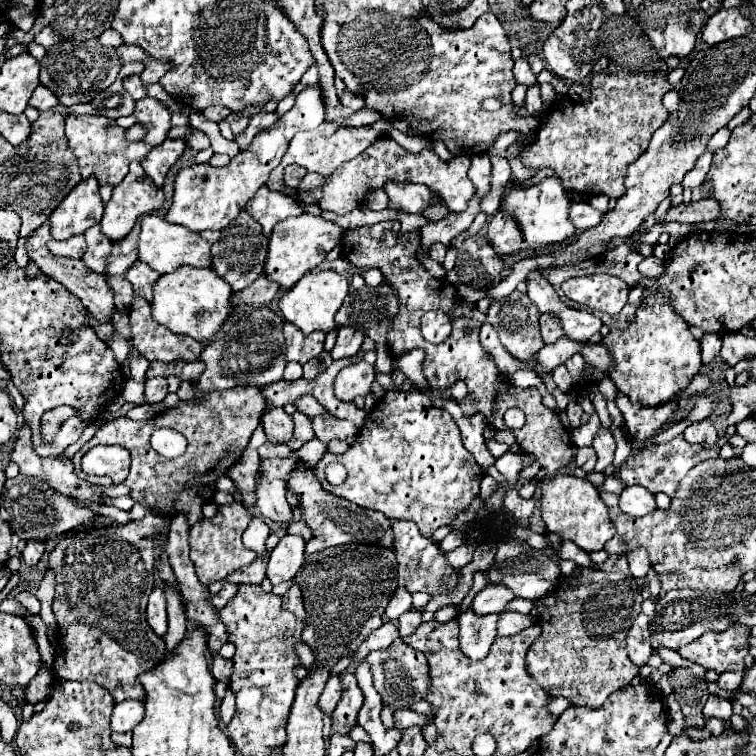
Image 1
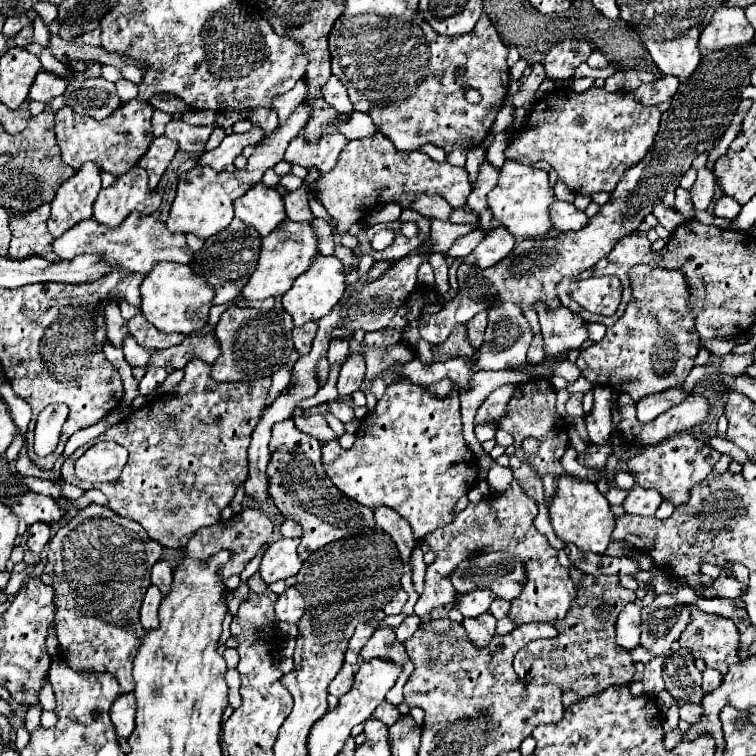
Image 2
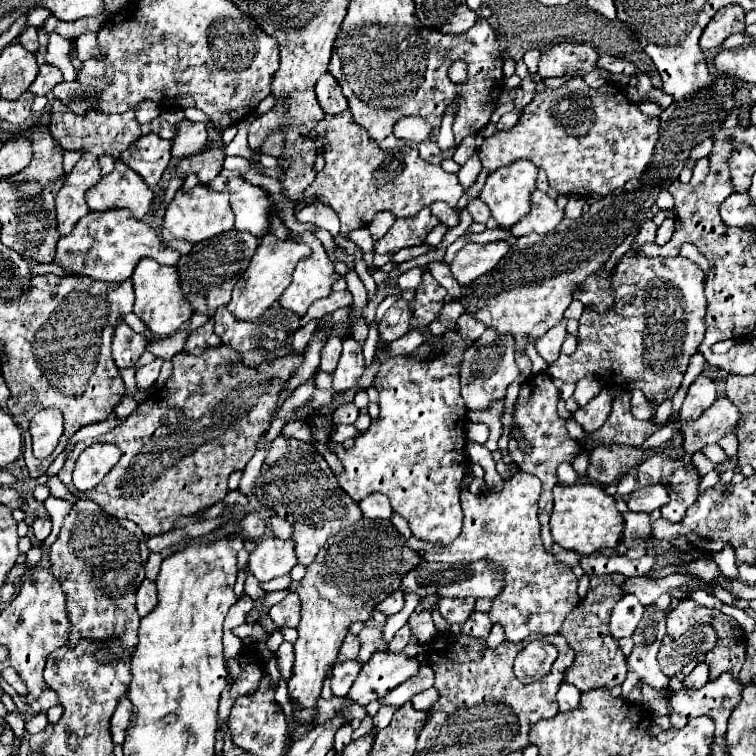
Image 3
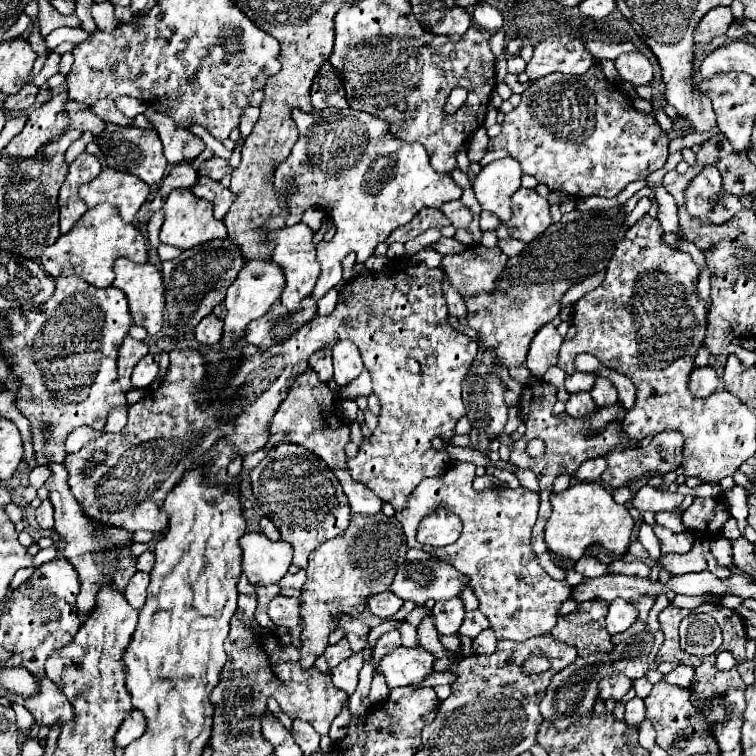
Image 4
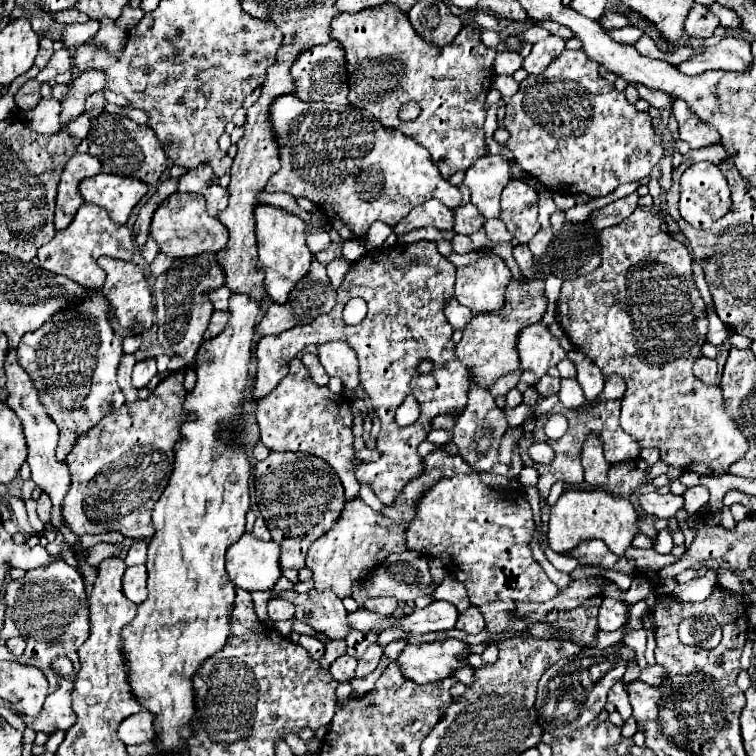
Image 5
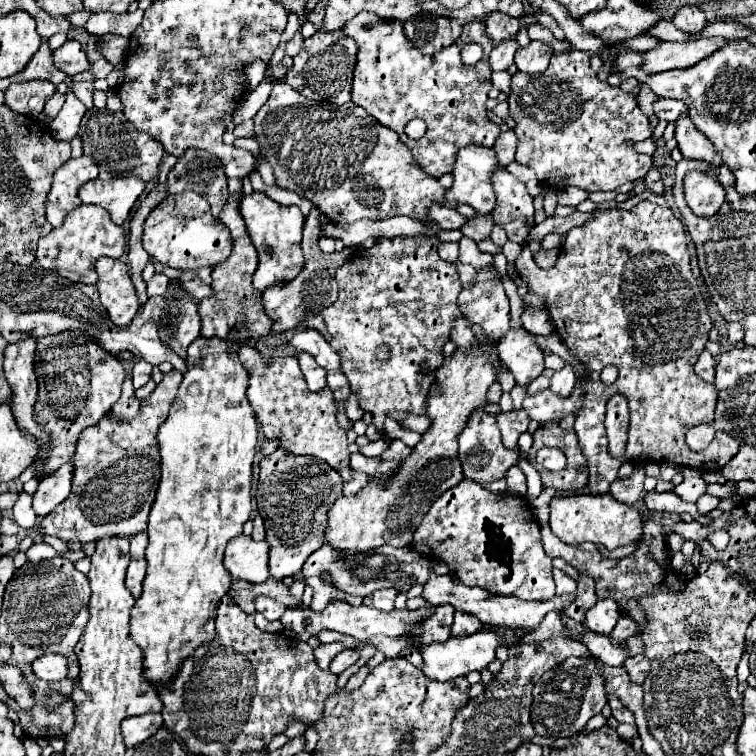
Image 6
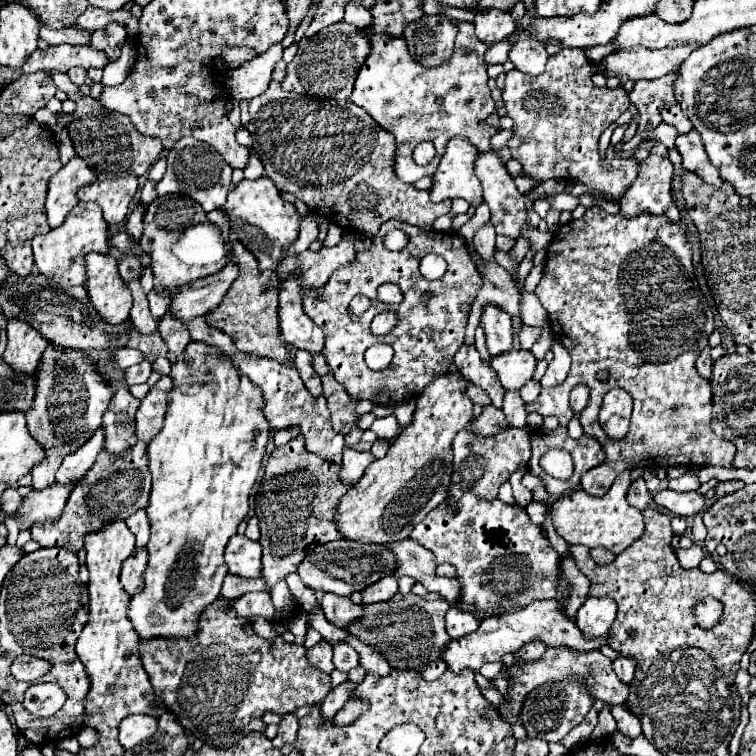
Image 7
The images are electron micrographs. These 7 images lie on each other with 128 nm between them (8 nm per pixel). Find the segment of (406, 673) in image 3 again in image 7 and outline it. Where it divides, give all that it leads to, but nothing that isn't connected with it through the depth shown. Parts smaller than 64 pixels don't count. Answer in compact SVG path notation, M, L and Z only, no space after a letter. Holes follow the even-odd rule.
M556 598L532 602L528 608L522 608L520 612L508 612L504 616L488 616L480 622L478 630L472 634L466 634L462 638L450 640L448 648L444 648L444 662L452 672L460 672L464 668L478 670L486 662L502 662L502 658L510 652L518 652L524 644L540 640L546 646L552 648L572 648L572 650L592 650L600 644L590 644L580 636L580 630L576 628L574 620L566 616L566 612L560 608L560 602Z

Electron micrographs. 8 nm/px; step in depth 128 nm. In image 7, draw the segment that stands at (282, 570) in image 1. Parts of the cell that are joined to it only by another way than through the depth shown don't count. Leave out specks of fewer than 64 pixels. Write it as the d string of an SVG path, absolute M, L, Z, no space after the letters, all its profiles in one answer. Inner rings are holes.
M236 534L228 542L224 558L226 558L230 574L242 576L242 578L258 578L260 576L260 554L262 554L262 548L258 542Z

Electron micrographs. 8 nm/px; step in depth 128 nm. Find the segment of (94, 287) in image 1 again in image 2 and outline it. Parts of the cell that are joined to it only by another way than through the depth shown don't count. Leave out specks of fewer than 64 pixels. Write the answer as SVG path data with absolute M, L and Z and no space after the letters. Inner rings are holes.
M42 204L28 212L8 210L10 214L10 248L8 254L16 260L24 260L30 256L42 256L50 262L58 262L60 258L52 252L52 238L46 228L46 220L50 216L50 204ZM110 304L106 312L106 326L108 326L108 340L112 342L114 348L124 346L124 338L128 336L128 326L126 320L120 316L118 304Z

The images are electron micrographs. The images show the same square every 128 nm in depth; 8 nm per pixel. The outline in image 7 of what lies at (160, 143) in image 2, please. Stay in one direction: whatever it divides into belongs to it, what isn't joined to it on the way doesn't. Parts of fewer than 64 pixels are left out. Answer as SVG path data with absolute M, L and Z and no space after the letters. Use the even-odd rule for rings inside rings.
M53 71L50 72L50 76L57 89L66 92L68 98L76 102L76 110L72 114L74 120L68 124L68 134L74 144L76 156L86 160L86 164L98 174L98 180L118 178L124 174L142 176L160 158L160 154L162 154L160 140L136 132L136 128L132 126L128 116L104 108L98 100L94 100L90 96L82 96L78 92L78 88L70 82L66 73Z

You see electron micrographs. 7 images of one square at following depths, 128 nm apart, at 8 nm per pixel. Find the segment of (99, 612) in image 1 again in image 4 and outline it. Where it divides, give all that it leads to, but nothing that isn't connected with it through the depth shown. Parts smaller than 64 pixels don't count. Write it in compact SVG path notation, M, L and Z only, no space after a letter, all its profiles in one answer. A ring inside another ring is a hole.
M48 462L46 466L52 472L50 478L44 482L44 486L50 492L50 502L54 506L54 520L56 520L54 528L66 540L64 558L76 568L80 576L80 594L78 594L76 604L78 604L78 614L86 618L88 612L94 608L94 596L100 590L100 584L112 584L116 590L124 592L128 580L134 576L136 558L128 556L126 550L122 550L124 546L130 544L132 532L124 532L120 528L108 528L104 524L92 524L92 520L88 520L84 512L80 512L80 506L76 504L76 498L72 496L68 488L68 472L64 464Z

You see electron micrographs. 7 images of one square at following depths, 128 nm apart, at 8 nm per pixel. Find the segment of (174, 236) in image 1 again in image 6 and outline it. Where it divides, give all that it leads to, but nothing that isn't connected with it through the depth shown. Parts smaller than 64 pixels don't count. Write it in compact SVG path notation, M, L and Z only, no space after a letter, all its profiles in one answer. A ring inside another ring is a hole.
M82 204L74 208L64 224L60 228L54 228L48 236L38 240L36 260L42 268L62 272L70 282L82 282L82 284L94 284L98 280L94 272L94 262L100 256L108 258L120 258L126 248L126 234L122 226L112 224L108 212L102 206L96 204Z

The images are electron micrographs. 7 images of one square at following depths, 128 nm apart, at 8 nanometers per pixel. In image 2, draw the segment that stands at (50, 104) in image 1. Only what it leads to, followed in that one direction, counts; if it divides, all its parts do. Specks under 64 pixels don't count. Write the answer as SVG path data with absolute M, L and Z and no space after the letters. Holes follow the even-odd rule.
M40 70L32 88L30 88L30 100L40 100L40 102L48 104L54 96L62 96L66 86L68 86L66 80L60 78L58 74Z

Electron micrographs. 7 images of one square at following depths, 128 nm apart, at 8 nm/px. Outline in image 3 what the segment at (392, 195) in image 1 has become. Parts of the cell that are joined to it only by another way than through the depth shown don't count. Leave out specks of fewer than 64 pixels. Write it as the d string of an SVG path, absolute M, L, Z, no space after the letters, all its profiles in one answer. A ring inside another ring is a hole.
M436 202L436 204L432 204L430 208L432 208L432 214L434 214L442 224L446 224L446 226L458 226L460 218L458 218L456 210L450 208L448 204L444 204L444 202Z

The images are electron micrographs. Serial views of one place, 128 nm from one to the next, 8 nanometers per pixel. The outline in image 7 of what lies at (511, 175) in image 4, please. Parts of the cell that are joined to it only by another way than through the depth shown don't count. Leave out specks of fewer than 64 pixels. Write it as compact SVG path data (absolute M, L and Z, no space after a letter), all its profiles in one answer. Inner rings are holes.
M450 138L446 152L432 174L430 198L432 202L442 202L446 198L464 198L472 206L482 202L482 186L474 174L472 160L476 158L476 148L464 138Z

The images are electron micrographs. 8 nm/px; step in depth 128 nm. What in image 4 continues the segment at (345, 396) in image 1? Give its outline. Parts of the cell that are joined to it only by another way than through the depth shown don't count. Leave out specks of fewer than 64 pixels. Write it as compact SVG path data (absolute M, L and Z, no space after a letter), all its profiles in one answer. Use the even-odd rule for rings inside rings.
M348 340L334 344L332 360L334 360L334 380L338 386L346 386L354 378L358 378L360 372L364 370L360 350Z

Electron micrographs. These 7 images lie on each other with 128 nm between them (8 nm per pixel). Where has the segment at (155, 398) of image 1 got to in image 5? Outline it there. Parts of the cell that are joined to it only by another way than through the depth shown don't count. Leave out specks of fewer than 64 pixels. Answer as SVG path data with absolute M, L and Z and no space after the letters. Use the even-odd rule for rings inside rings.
M154 358L140 360L140 362L136 362L134 372L132 372L132 384L136 388L144 388L152 380L152 376L156 376L156 360Z

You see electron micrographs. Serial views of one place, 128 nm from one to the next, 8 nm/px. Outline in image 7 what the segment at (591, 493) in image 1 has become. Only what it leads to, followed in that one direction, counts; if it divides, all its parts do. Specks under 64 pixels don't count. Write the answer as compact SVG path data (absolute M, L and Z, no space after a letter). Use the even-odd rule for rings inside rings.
M620 474L610 490L604 496L590 496L584 490L574 490L562 498L558 498L552 504L552 518L558 534L568 542L568 544L582 544L588 548L602 546L610 550L612 554L620 554L626 550L634 540L638 540L644 534L644 520L642 512L628 504L626 494L632 484L630 474Z

